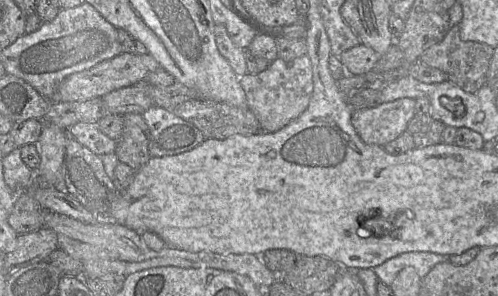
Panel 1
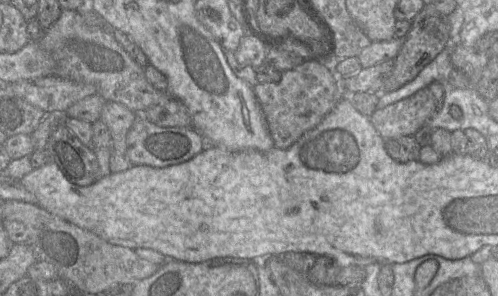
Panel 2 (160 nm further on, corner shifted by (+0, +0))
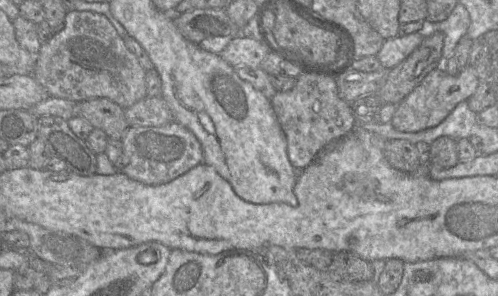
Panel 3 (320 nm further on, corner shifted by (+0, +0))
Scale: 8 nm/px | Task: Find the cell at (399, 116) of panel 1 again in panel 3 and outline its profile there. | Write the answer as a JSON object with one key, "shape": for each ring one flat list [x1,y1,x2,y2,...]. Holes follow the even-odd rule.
{"shape":[[467,65,459,74,449,75,442,67,431,71,408,96,400,102,390,121,400,132,418,132,439,125,462,101,467,101,476,91,479,78]]}

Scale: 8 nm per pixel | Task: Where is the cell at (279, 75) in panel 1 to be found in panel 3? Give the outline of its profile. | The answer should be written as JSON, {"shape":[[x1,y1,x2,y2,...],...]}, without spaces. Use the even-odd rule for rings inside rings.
{"shape":[[301,72,296,80,294,88,286,92,277,91,270,101,286,136,289,161,297,171,301,171,311,164,326,147,351,132,356,126,356,120,350,104,339,96,334,77]]}

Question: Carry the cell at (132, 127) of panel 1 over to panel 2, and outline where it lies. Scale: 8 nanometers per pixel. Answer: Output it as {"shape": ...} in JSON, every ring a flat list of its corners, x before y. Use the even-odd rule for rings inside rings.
{"shape":[[110,101,104,105,99,119,111,133,111,149,124,155,127,149,127,133,136,119,136,113,123,104]]}

